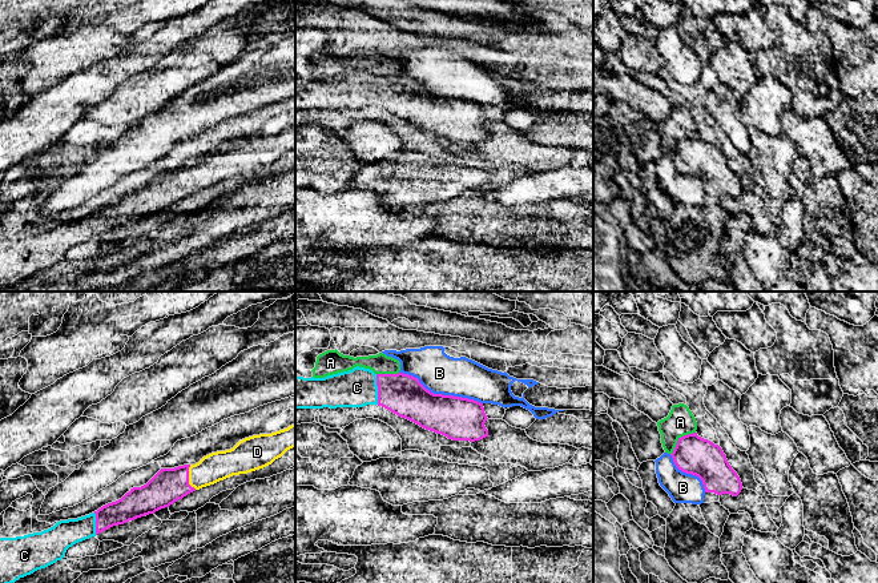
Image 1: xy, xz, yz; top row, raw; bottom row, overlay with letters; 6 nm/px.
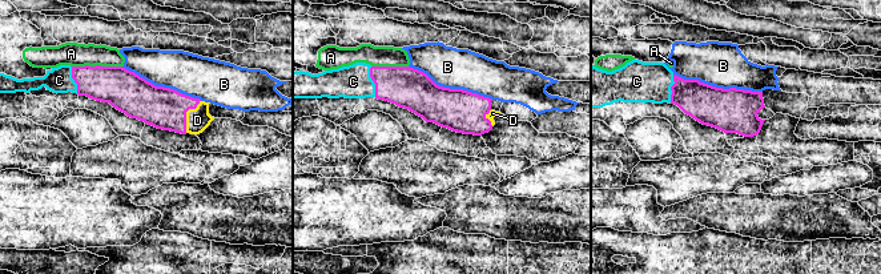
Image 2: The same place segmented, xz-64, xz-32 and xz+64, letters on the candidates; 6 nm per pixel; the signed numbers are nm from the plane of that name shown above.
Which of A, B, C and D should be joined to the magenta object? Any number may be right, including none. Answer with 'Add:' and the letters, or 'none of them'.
Add: C, D

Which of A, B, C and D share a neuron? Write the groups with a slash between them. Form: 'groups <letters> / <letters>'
groups A / B / C D

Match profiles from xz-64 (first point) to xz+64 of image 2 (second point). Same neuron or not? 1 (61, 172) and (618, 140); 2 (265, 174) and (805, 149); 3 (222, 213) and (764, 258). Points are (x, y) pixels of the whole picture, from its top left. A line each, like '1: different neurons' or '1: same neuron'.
1: same neuron
2: different neurons
3: different neurons

